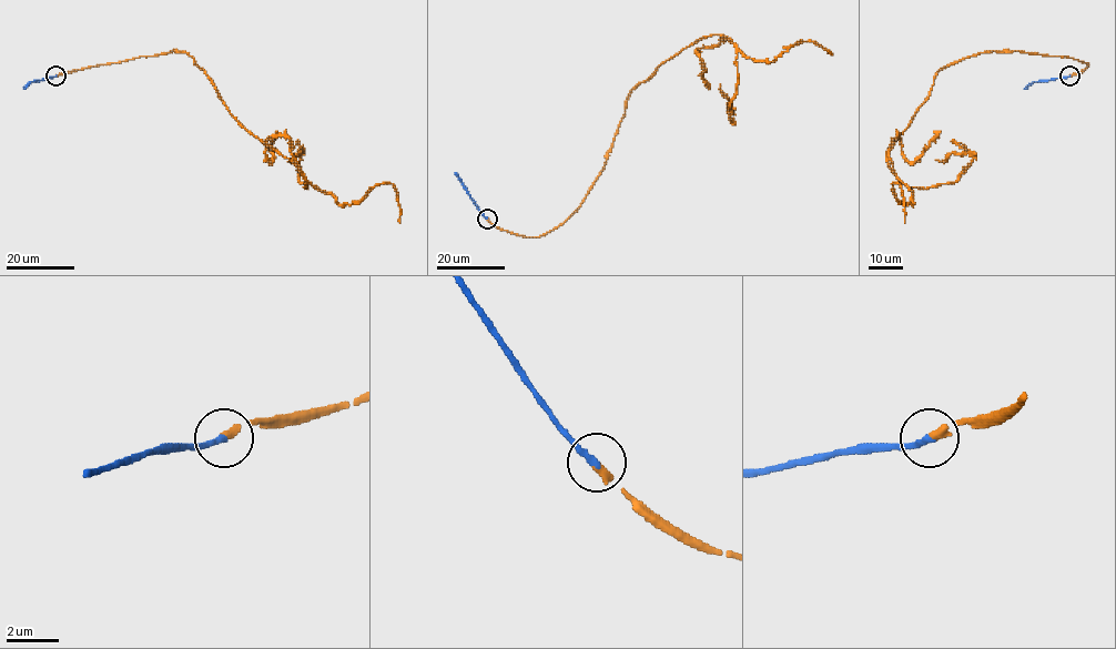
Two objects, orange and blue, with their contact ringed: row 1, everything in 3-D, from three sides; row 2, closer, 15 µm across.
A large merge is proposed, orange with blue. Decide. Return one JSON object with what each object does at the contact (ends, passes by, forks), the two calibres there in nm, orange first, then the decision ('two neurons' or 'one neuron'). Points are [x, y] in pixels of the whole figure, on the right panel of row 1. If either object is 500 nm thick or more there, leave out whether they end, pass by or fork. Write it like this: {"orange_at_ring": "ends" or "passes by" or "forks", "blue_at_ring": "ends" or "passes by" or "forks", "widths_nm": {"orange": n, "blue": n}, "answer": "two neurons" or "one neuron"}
{"orange_at_ring": "ends", "blue_at_ring": "ends", "widths_nm": {"orange": 320, "blue": 260}, "answer": "one neuron"}

